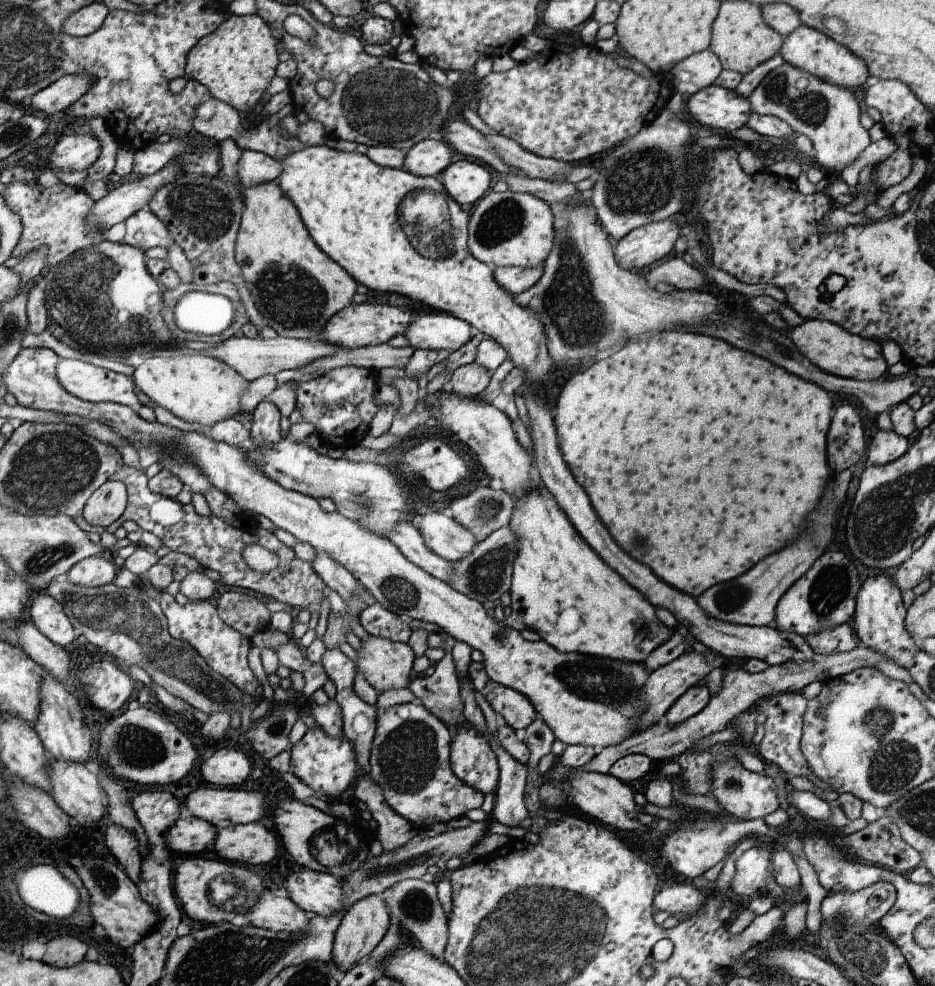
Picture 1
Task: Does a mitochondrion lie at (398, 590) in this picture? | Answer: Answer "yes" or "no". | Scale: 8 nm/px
yes

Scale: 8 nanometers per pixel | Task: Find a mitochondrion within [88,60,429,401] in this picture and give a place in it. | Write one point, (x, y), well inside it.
(292, 296)

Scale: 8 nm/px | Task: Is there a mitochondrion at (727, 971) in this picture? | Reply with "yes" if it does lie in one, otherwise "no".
no

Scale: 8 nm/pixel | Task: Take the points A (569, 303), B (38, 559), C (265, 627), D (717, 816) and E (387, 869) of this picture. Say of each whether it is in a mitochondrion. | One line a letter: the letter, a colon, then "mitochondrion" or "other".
A: mitochondrion
B: mitochondrion
C: other
D: other
E: mitochondrion

